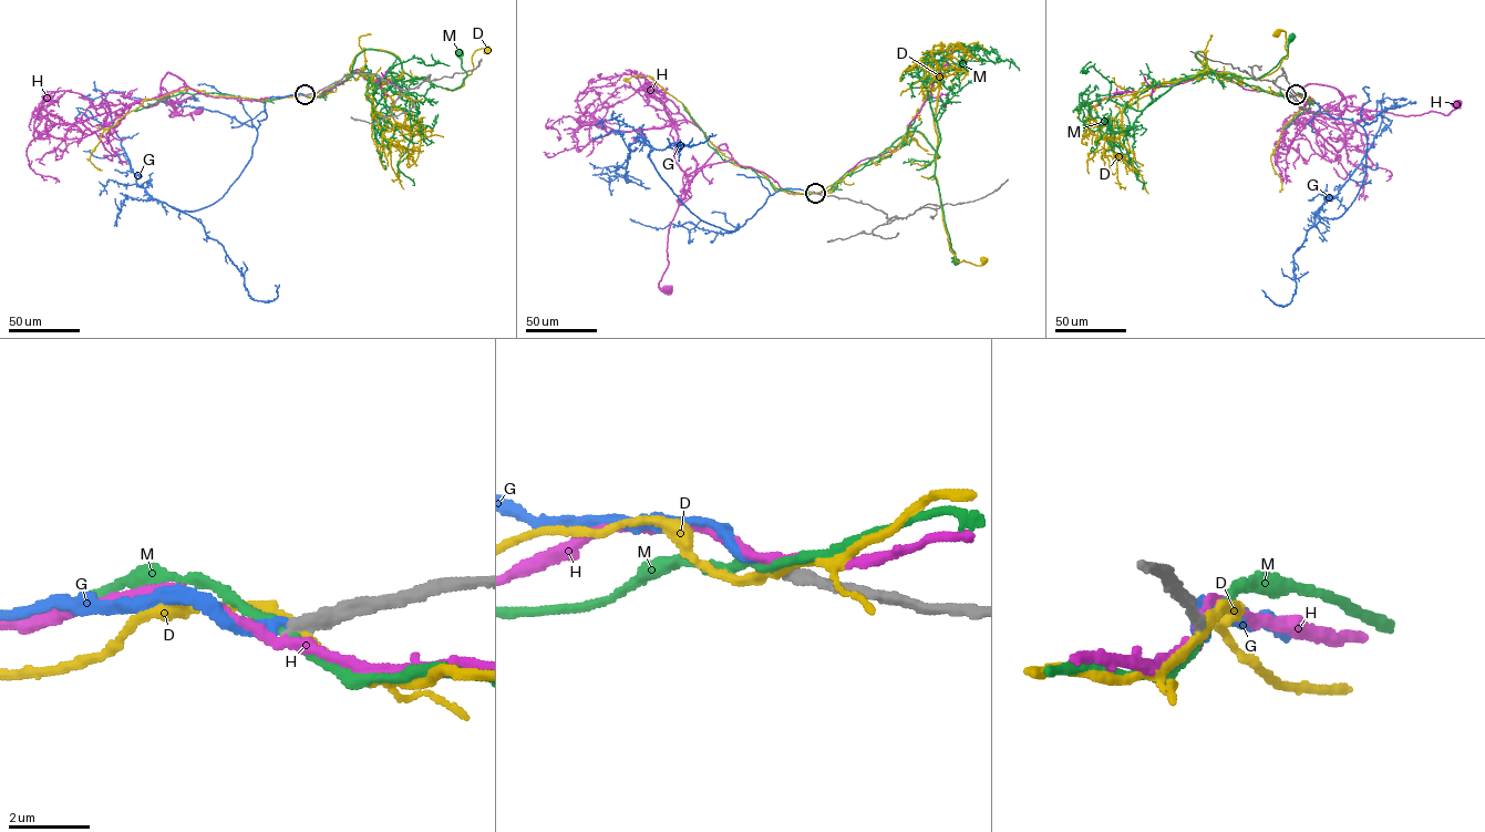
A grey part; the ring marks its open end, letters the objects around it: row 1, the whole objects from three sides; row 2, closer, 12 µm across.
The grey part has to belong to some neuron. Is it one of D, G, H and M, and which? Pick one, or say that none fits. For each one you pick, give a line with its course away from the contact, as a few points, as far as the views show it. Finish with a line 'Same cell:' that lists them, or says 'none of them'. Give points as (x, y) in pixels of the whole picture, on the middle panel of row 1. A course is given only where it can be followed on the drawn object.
G: course (815, 193), (777, 191), (728, 230), (691, 213), (640, 136), (629, 149), (630, 182), (616, 176), (612, 195)
Same cell: G

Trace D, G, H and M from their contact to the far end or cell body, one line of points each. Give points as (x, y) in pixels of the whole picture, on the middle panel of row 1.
D: (816, 193), (917, 131), (939, 157), (935, 176), (949, 249), (958, 262), (981, 265), (983, 259)
G: (815, 193), (777, 191), (728, 230), (691, 213), (640, 136), (629, 149), (630, 182), (616, 176), (612, 195)
H: (815, 193), (789, 193), (719, 145), (687, 174), (659, 283), (667, 289)
M: (815, 193), (918, 131), (939, 156), (935, 174), (955, 260)

